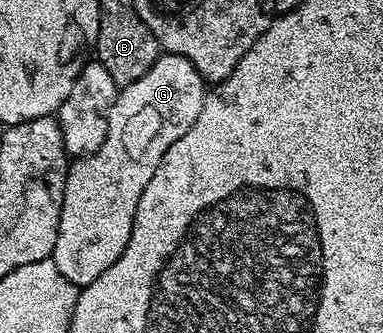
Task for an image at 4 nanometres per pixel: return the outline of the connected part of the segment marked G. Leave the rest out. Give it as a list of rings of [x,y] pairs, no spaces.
[[[159,53],[156,64],[132,84],[121,87],[110,109],[106,139],[94,154],[78,156],[69,163],[64,200],[52,260],[76,287],[92,284],[104,268],[112,268],[132,236],[136,204],[148,180],[152,180],[164,152],[200,116],[207,87],[200,72],[184,56]]]

